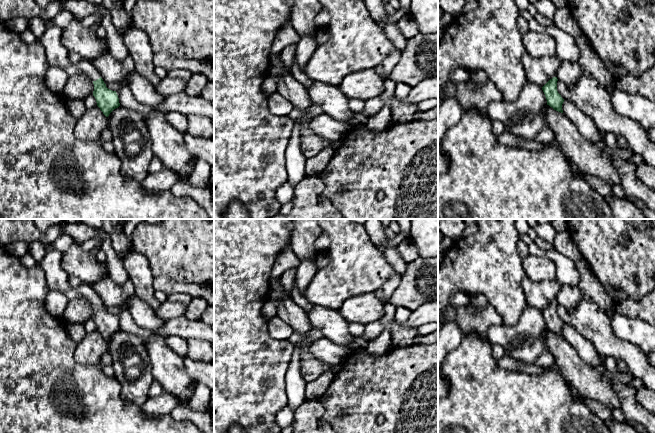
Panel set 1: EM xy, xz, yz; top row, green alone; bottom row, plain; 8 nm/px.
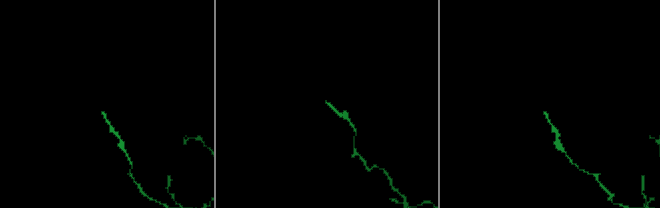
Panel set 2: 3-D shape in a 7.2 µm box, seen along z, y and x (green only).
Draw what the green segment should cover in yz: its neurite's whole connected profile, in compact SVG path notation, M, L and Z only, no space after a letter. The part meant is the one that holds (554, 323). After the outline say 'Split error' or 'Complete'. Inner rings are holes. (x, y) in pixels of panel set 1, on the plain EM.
M553 301L542 311L542 314L545 318L547 329L552 331L554 334L563 337L562 328L564 323L557 315L557 305L557 301Z. Complete

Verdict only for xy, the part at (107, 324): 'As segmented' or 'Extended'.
Extended

